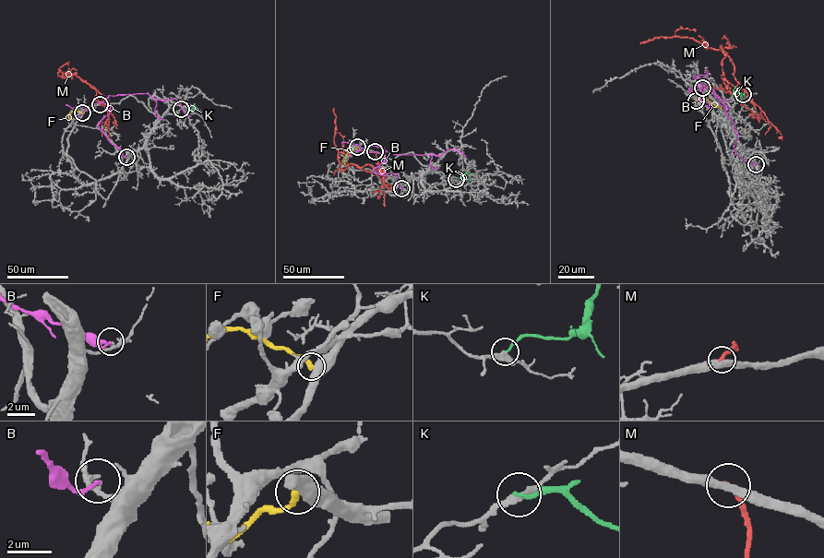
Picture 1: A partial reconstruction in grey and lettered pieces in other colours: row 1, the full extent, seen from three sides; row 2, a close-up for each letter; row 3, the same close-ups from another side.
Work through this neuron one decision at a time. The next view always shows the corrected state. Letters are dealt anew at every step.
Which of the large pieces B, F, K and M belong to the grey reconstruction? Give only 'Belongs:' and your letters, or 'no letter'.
Belongs: no letter

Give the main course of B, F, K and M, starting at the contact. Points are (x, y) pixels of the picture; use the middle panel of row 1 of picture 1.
B: (401, 188), (397, 174), (374, 171), (385, 161), (383, 148), (395, 154), (435, 155), (454, 148), (466, 157)
F: (357, 147), (348, 151), (344, 158), (345, 164)
K: (457, 179), (467, 172), (471, 181)
M: (375, 151), (382, 172), (382, 168), (369, 164), (359, 167), (339, 161), (334, 140), (334, 108)

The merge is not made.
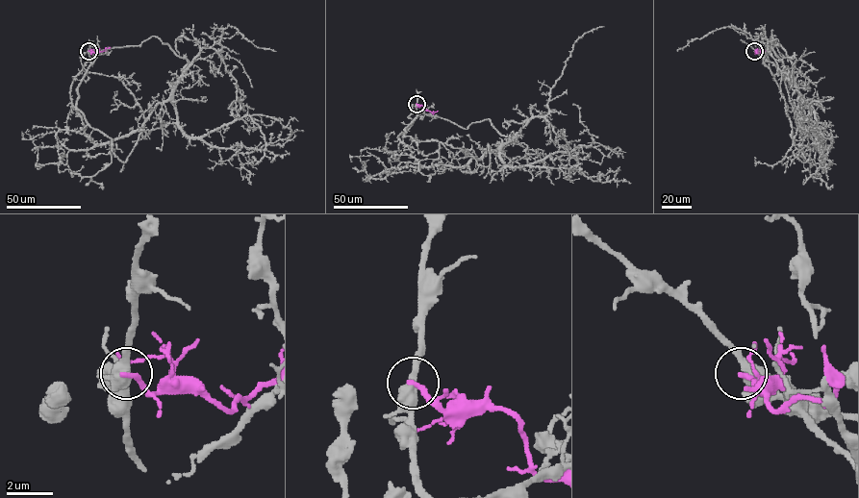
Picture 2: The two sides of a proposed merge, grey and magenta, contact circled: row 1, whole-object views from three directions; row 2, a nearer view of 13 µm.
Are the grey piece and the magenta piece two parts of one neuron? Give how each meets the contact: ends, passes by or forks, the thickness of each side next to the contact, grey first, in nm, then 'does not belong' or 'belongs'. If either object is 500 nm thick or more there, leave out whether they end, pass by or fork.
grey passes by; magenta ends; calibres 480 and 240 nm; does not belong

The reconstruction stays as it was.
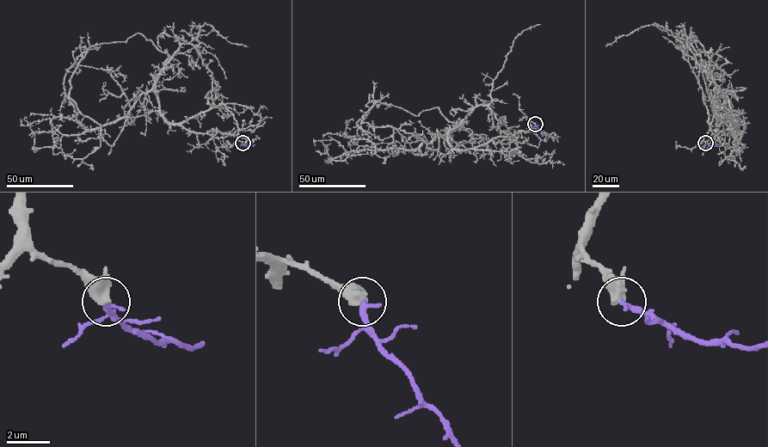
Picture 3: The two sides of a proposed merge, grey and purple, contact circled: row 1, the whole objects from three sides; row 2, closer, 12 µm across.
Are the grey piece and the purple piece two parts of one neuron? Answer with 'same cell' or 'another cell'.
same cell

